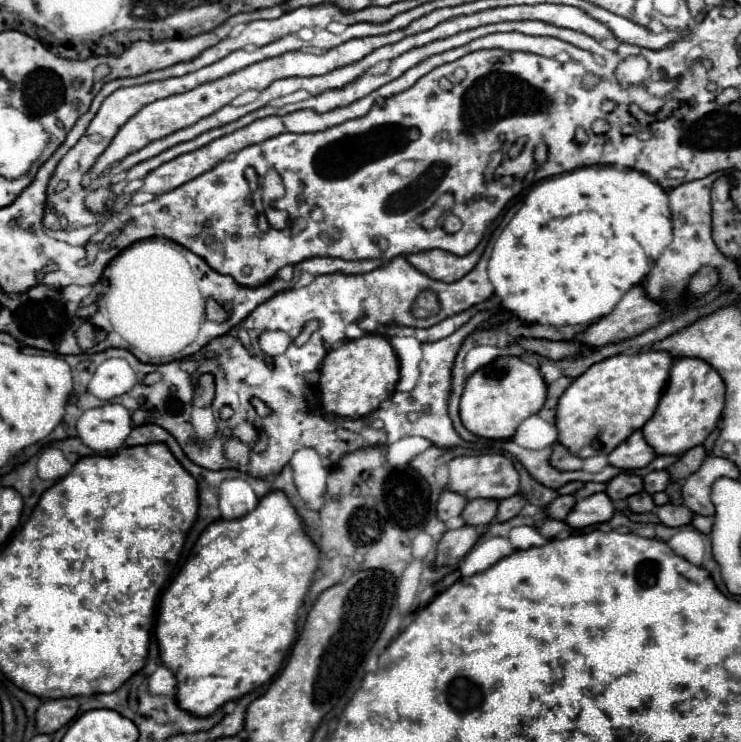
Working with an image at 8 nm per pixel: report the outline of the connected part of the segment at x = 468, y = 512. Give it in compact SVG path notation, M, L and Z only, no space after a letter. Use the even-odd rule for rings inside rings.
M470 500L462 512L464 524L468 526L486 526L496 516L496 500ZM494 506L494 508L492 508Z

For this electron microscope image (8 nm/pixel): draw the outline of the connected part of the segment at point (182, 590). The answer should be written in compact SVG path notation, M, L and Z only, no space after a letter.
M270 492L248 516L218 520L200 534L192 558L164 592L156 620L160 660L176 676L176 704L184 712L196 718L212 716L226 702L238 700L272 680L294 644L298 608L318 564L320 552L302 532L302 520L284 492Z

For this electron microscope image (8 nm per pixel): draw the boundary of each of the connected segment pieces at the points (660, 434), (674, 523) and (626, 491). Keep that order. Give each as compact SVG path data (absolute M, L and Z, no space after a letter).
M680 358L672 364L668 388L662 394L654 416L642 426L644 440L658 456L682 456L700 446L716 428L724 410L724 382L718 372L700 358Z
M664 504L664 506L658 506L656 508L656 516L660 518L662 524L666 526L672 526L672 528L678 528L678 526L686 526L690 524L692 520L692 512L684 506L674 506L674 504Z
M618 474L606 484L606 494L612 500L624 500L632 494L638 494L640 490L642 490L642 478L630 474Z

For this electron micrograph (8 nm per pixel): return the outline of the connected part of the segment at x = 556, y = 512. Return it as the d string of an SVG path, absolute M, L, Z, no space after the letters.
M572 494L568 496L558 496L554 502L550 502L546 506L546 514L548 518L554 518L554 520L564 520L566 514L570 512L570 508L576 504L576 498Z

